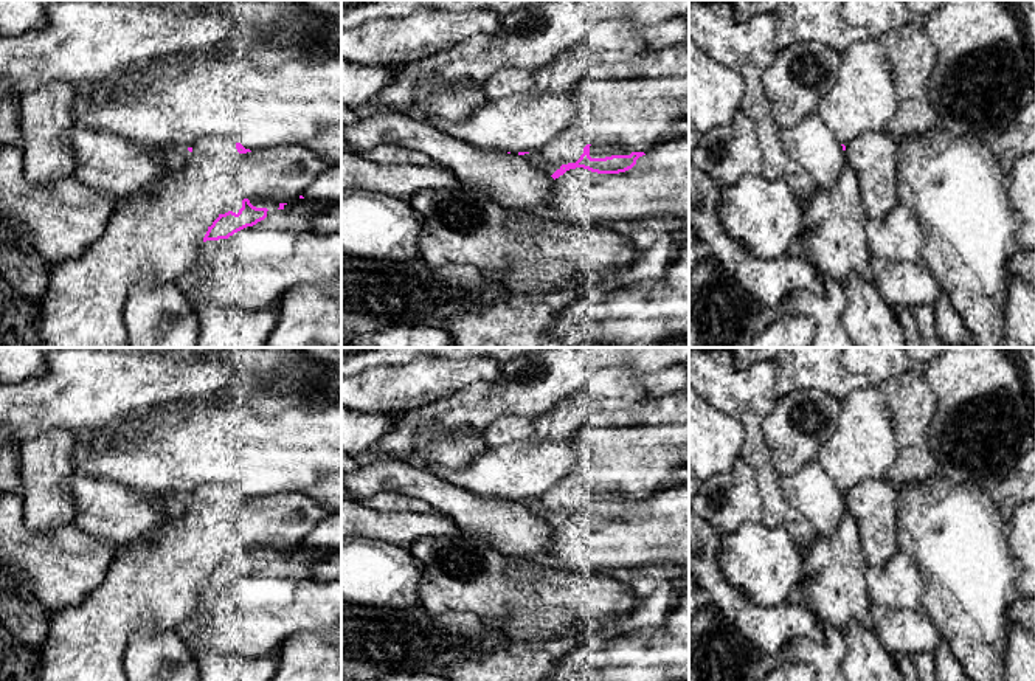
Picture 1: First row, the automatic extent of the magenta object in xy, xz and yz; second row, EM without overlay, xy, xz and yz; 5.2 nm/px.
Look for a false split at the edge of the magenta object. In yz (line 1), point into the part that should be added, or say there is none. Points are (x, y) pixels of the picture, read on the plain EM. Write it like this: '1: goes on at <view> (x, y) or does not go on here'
1: does not go on here

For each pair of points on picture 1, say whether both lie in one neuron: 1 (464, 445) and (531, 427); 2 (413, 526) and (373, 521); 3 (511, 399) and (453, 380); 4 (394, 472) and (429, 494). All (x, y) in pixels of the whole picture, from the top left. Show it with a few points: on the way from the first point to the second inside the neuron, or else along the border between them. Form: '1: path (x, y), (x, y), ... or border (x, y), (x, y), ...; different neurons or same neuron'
1: border (481, 433), (489, 447); different neurons
2: path (404, 526), (382, 526); same neuron
3: border (501, 371), (495, 382), (472, 382), (435, 402); different neurons
4: path (402, 478), (421, 486); same neuron

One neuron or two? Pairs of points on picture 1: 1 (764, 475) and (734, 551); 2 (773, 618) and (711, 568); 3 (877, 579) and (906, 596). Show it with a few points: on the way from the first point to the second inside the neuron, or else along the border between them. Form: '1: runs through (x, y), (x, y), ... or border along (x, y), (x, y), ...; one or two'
1: border along (762, 521), (770, 528), (782, 528), (793, 543); two
2: runs through (754, 618), (748, 618), (717, 587); one
3: runs through (885, 584), (899, 588); one

